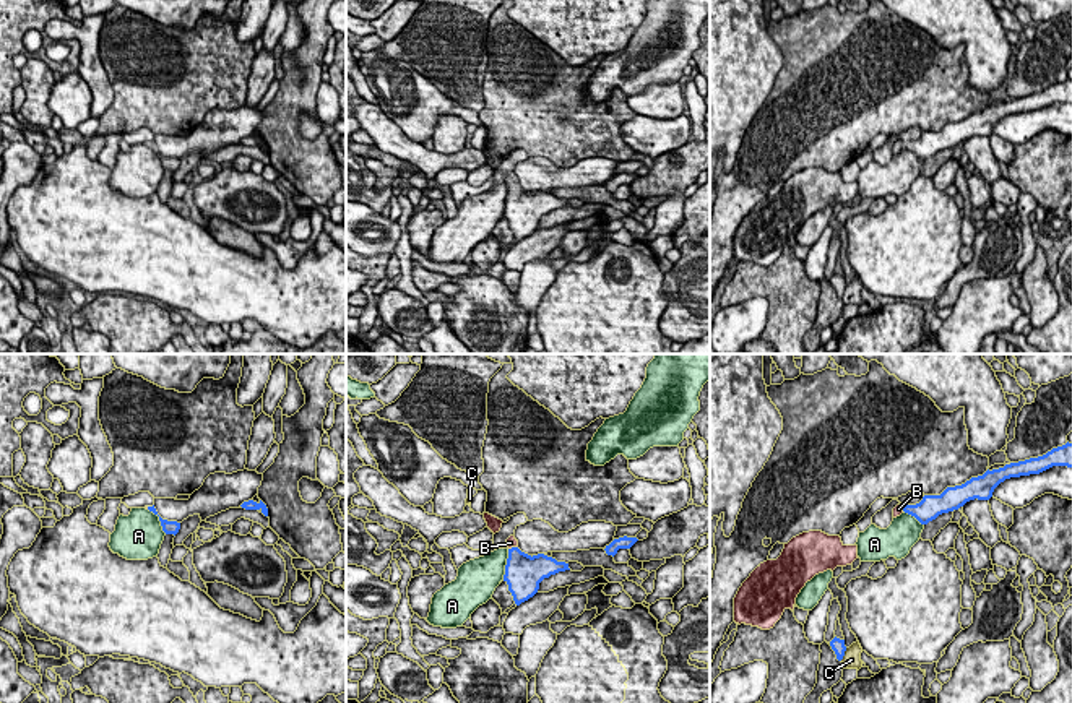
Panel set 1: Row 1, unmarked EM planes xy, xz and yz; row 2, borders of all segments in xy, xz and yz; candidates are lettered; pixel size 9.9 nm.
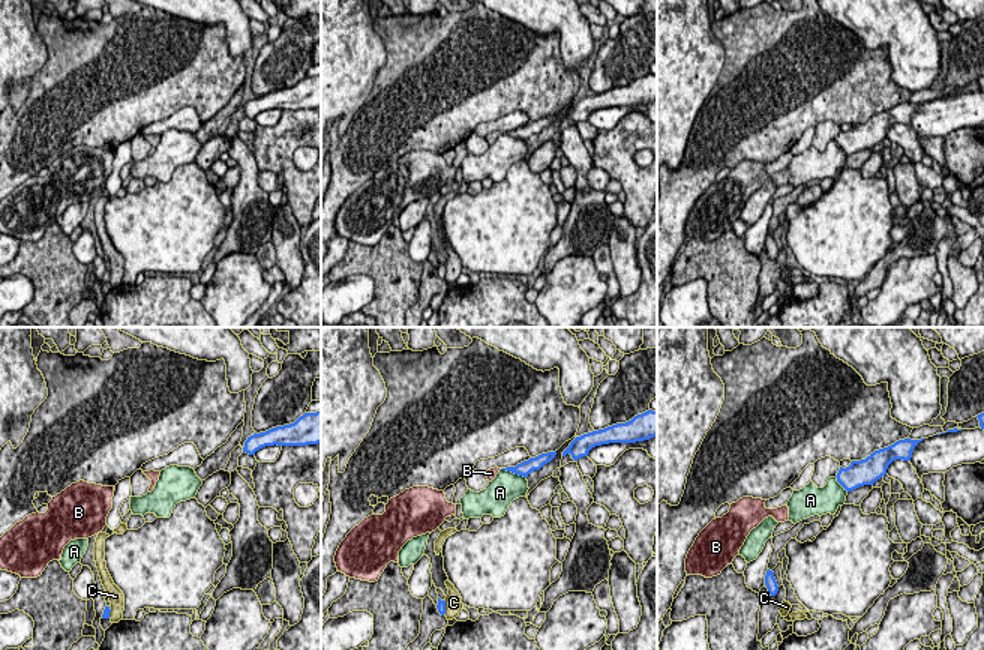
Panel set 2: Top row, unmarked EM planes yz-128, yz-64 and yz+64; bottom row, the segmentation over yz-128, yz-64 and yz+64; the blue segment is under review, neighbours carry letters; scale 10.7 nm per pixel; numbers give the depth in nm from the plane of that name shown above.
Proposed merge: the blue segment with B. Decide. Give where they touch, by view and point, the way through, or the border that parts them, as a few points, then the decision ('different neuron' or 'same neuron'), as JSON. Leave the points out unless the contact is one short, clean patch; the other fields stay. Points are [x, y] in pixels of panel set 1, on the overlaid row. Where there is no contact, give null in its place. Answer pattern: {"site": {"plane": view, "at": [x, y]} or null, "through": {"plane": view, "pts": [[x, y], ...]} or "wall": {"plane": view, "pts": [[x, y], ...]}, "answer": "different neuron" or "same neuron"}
{"site": {"plane": "xz", "at": [512, 547]}, "through": {"plane": "xz", "pts": [[522, 570], [512, 547], [510, 543]]}, "answer": "same neuron"}

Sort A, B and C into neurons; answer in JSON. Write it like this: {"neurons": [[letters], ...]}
{"neurons": [["A"], ["B"], ["C"]]}

